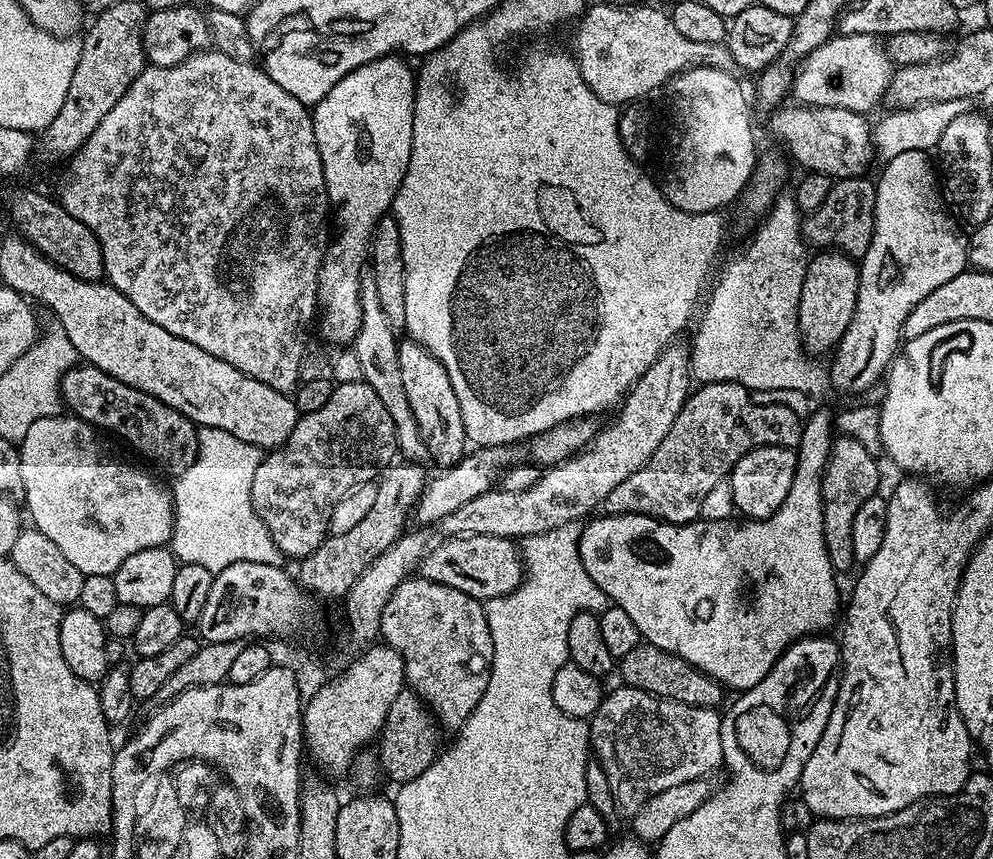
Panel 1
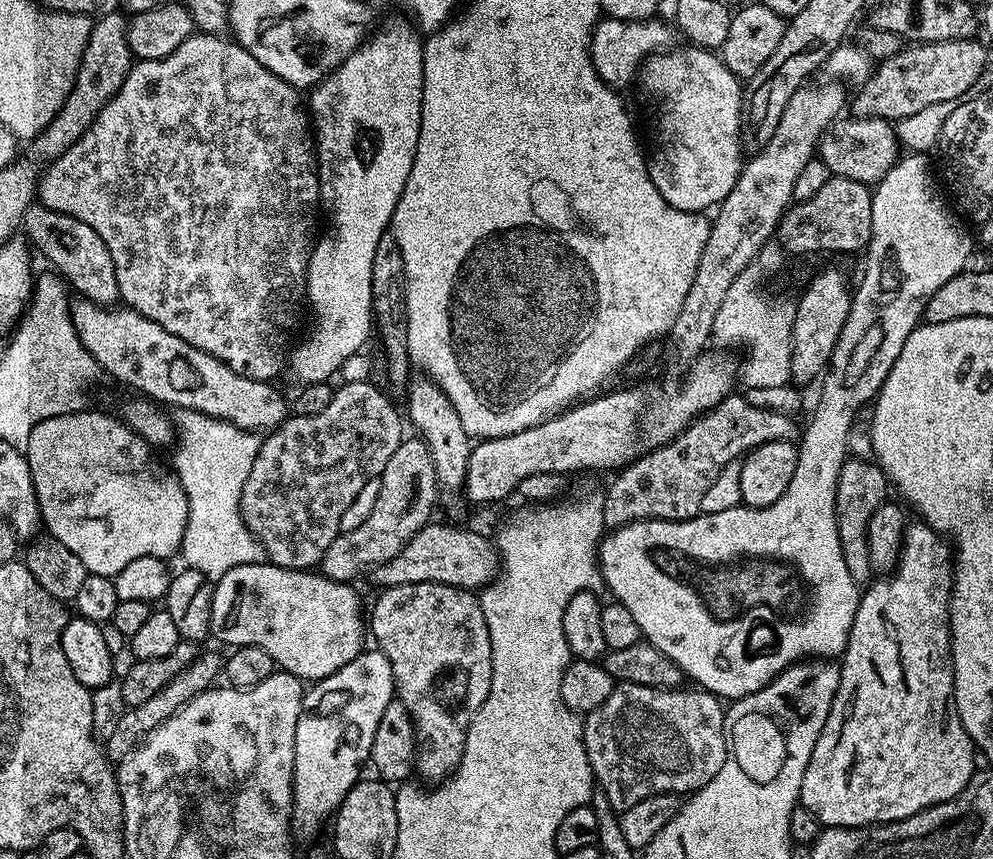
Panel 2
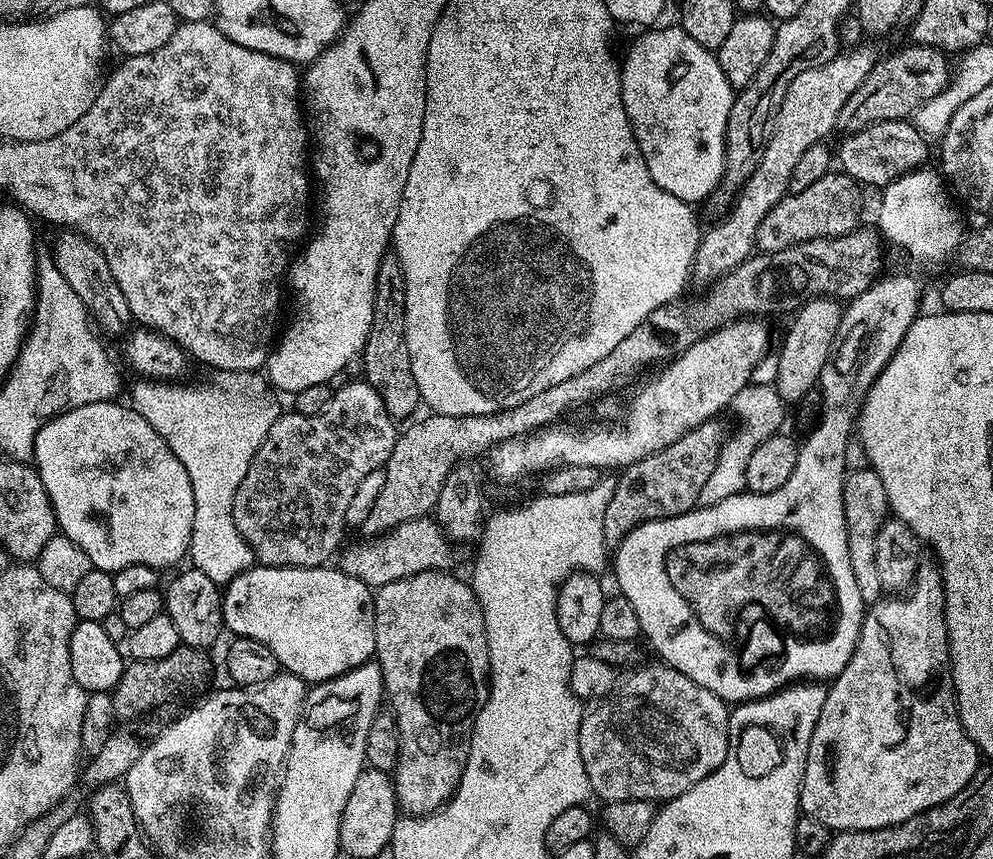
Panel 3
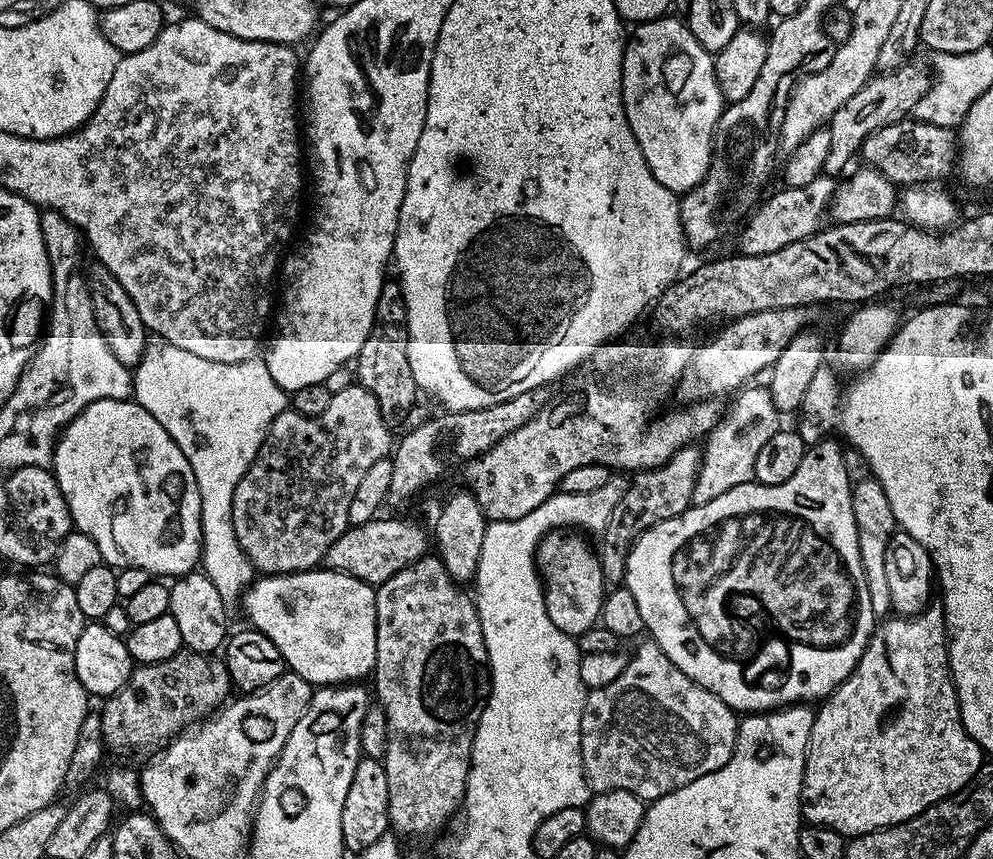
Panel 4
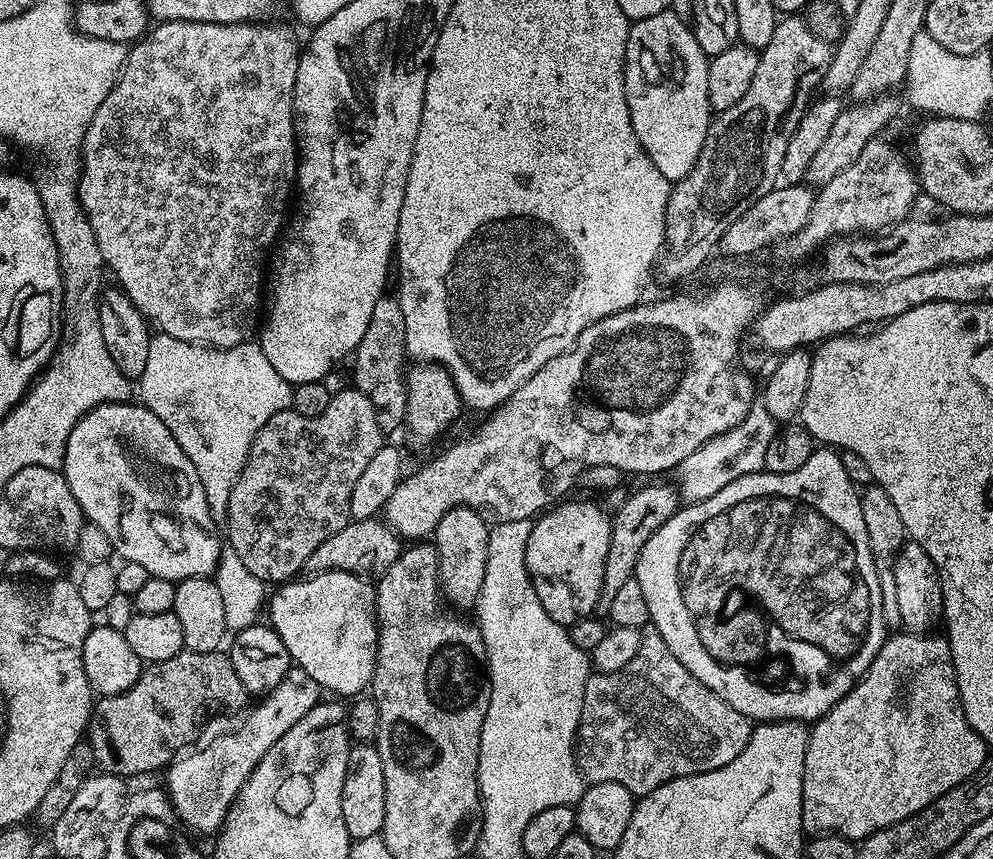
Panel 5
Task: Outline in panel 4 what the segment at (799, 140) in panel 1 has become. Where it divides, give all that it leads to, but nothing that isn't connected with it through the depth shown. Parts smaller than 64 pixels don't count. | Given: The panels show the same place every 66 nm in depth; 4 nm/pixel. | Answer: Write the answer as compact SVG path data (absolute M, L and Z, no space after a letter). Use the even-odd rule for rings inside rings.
M905 118L890 126L882 126L859 150L864 156L863 163L881 172L885 178L897 186L915 186L944 182L948 175L953 175L956 154L958 151L958 136L953 129L928 124L925 120Z

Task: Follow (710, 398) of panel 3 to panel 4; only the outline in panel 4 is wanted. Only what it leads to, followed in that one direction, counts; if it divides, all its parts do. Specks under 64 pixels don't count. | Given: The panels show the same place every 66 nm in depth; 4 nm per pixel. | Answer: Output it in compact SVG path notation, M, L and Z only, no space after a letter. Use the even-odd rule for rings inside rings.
M783 308L782 310L762 310L758 314L739 316L736 320L725 323L724 328L709 344L695 349L691 355L687 372L679 383L679 390L685 401L703 398L721 398L729 392L735 394L745 387L756 375L767 373L774 362L778 362L778 354L794 342L799 332L805 331L808 324L816 316L817 309Z

